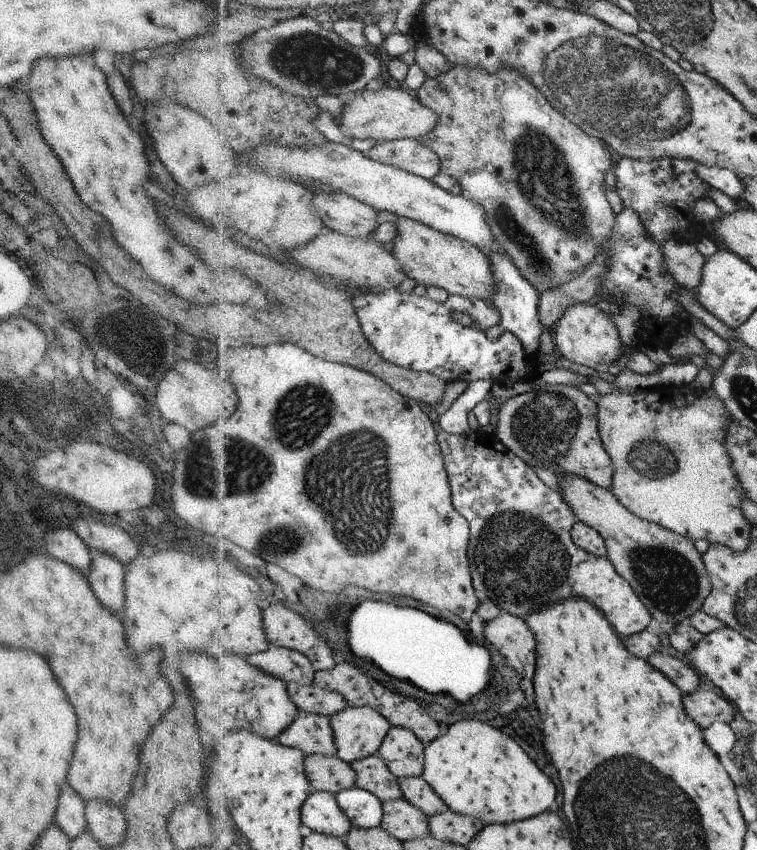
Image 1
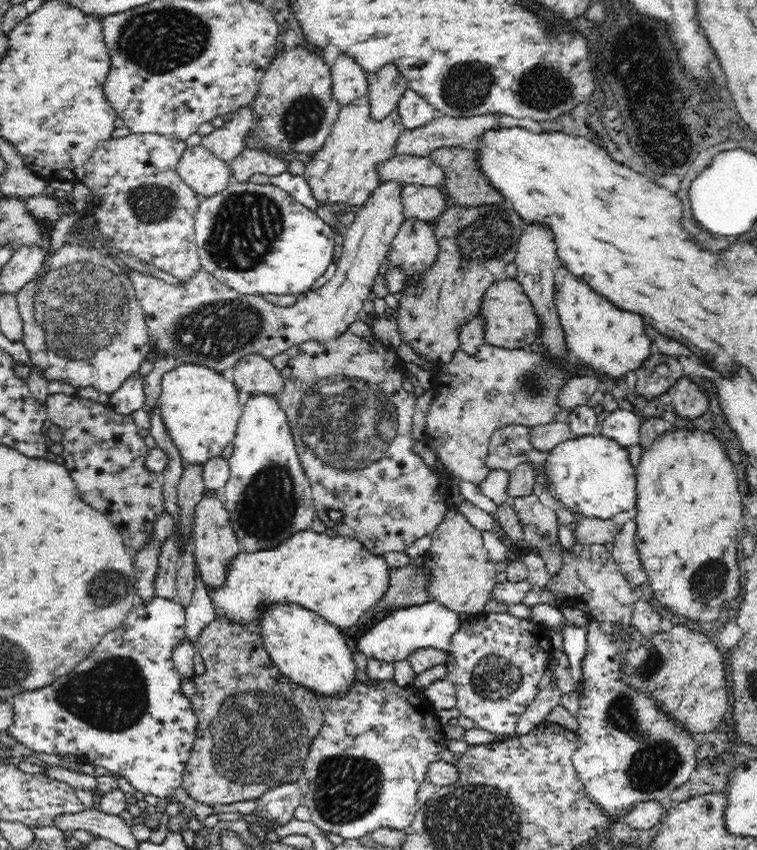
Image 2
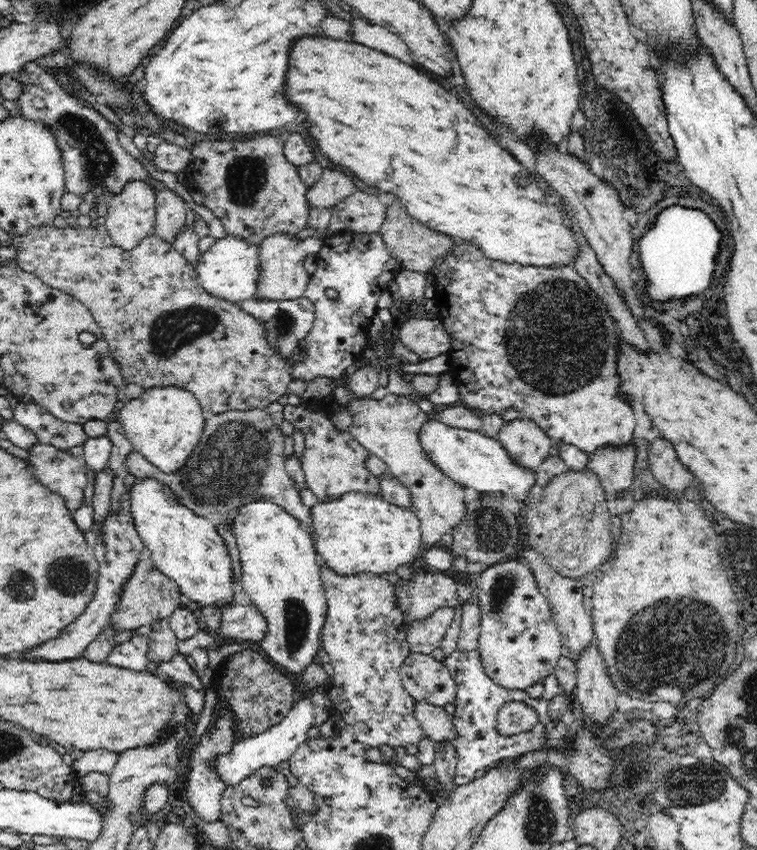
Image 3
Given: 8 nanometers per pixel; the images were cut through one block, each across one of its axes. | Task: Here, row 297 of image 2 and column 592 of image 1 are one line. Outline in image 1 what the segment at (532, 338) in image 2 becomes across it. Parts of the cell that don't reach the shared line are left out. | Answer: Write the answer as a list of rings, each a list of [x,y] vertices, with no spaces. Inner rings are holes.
[[[564,475],[558,479],[562,488],[561,496],[571,507],[578,521],[587,526],[593,527],[600,535],[607,546],[606,557],[611,560],[619,576],[627,580],[635,590],[640,600],[647,604],[653,618],[659,623],[670,623],[676,627],[680,621],[690,619],[695,613],[703,609],[703,603],[707,601],[711,593],[711,578],[708,575],[707,567],[703,562],[703,554],[700,554],[694,546],[694,540],[678,535],[666,527],[640,519],[627,510],[610,489],[595,486],[593,482],[573,475]]]

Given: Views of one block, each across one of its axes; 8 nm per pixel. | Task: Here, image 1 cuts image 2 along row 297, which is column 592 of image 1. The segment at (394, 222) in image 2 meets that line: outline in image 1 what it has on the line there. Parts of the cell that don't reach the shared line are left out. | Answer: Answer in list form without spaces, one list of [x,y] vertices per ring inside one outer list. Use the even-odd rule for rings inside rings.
[[[465,65],[454,66],[454,69],[434,80],[424,82],[419,90],[419,100],[431,107],[440,116],[440,125],[436,126],[430,134],[422,138],[422,141],[429,145],[440,157],[443,163],[443,172],[450,174],[462,184],[465,198],[471,199],[474,203],[481,205],[487,212],[488,221],[491,224],[492,235],[495,235],[497,242],[505,249],[507,256],[519,268],[523,278],[538,292],[548,291],[574,279],[595,259],[599,250],[599,244],[607,237],[611,237],[614,229],[614,212],[608,200],[604,198],[604,172],[612,164],[610,150],[604,146],[604,142],[598,138],[588,135],[575,123],[572,123],[564,113],[552,106],[550,100],[543,96],[535,84],[518,70],[510,67],[502,67],[494,73],[484,72],[480,67],[466,67]],[[596,300],[570,306],[552,329],[556,352],[564,359],[595,369],[599,364],[612,365],[622,356],[622,340],[614,322],[596,308]]]

